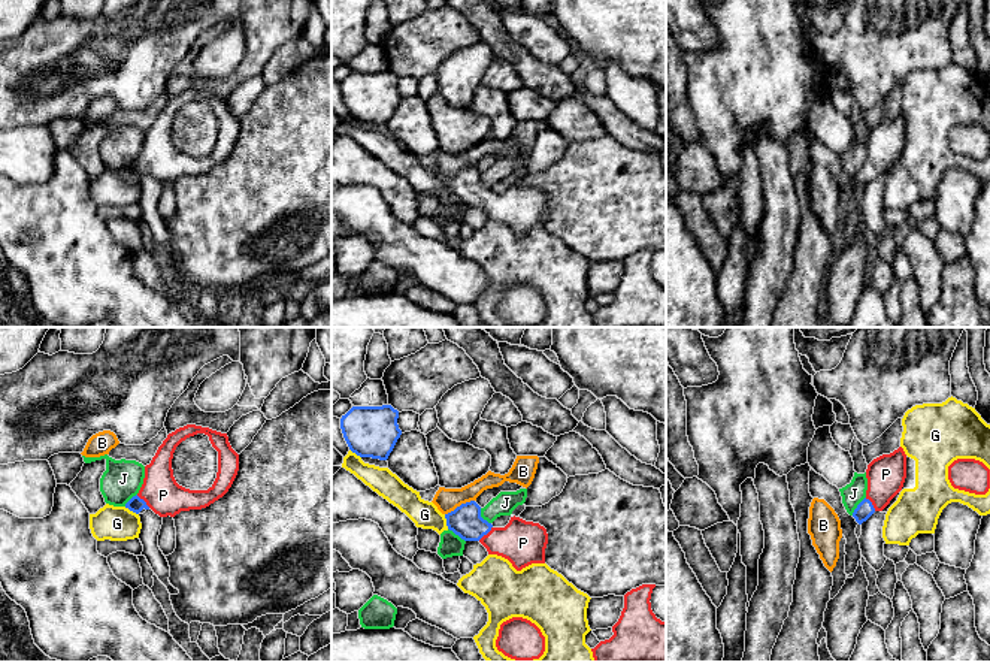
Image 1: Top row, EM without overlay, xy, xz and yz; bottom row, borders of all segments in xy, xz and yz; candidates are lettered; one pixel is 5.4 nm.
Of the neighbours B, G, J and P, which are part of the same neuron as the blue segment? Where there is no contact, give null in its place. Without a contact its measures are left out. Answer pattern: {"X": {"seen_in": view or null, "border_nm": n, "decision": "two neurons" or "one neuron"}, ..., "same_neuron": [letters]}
{"B": {"seen_in": "xz", "border_nm": 180, "decision": "two neurons"}, "G": {"seen_in": "xz", "border_nm": 80, "decision": "two neurons"}, "J": {"seen_in": "xz", "border_nm": 110, "decision": "two neurons"}, "P": {"seen_in": "xz", "border_nm": 110, "decision": "one neuron"}, "same_neuron": ["P"]}

